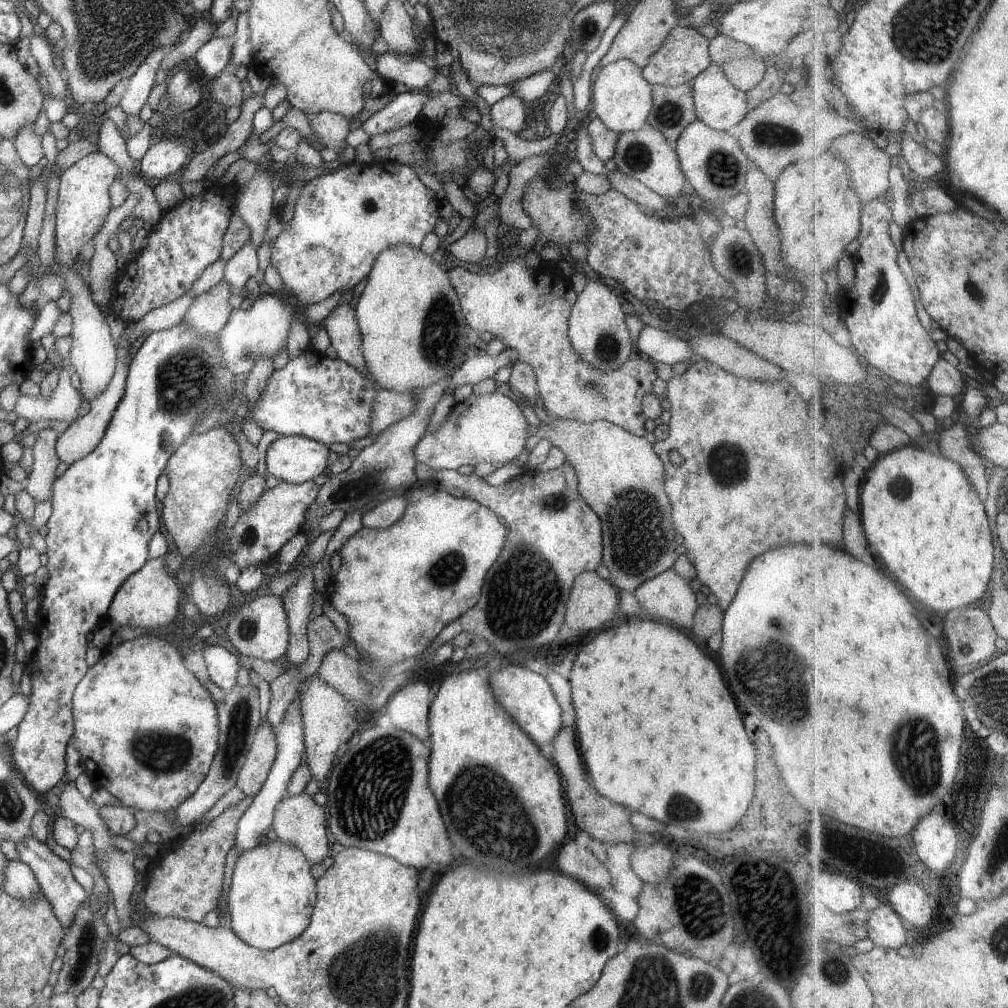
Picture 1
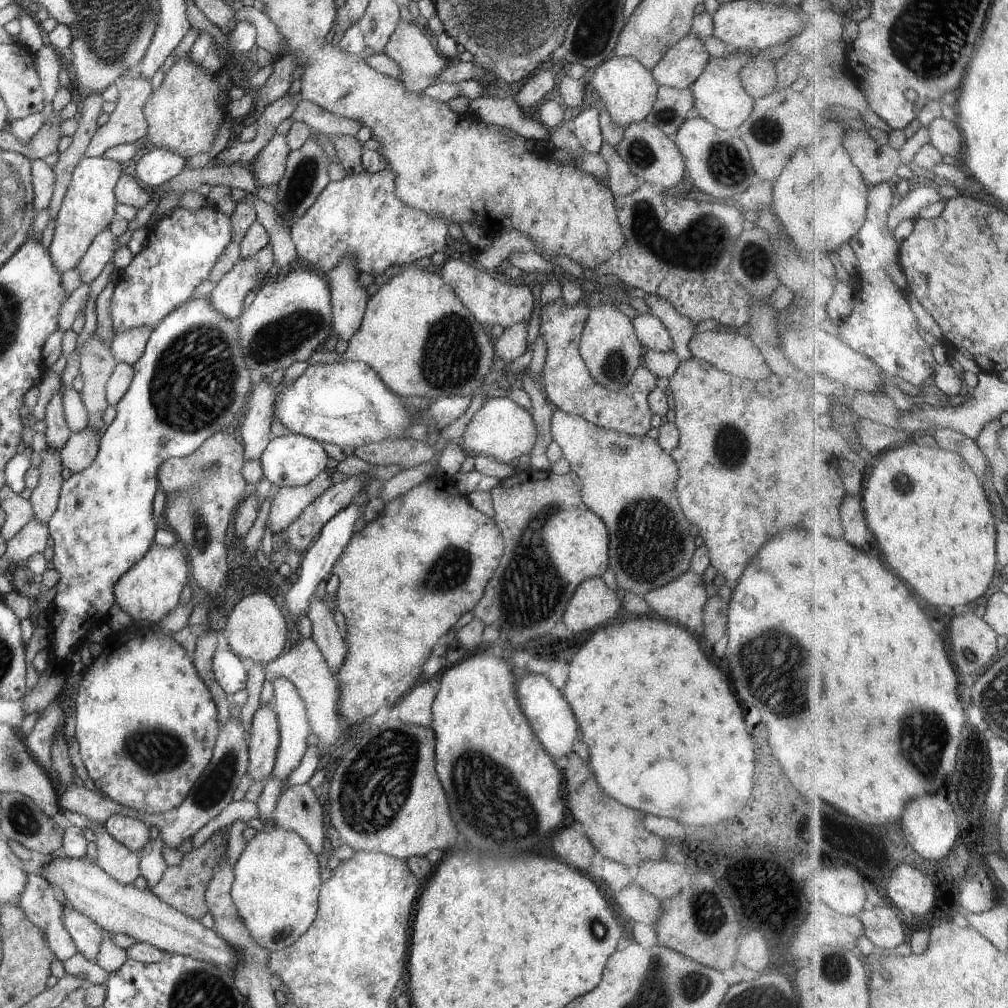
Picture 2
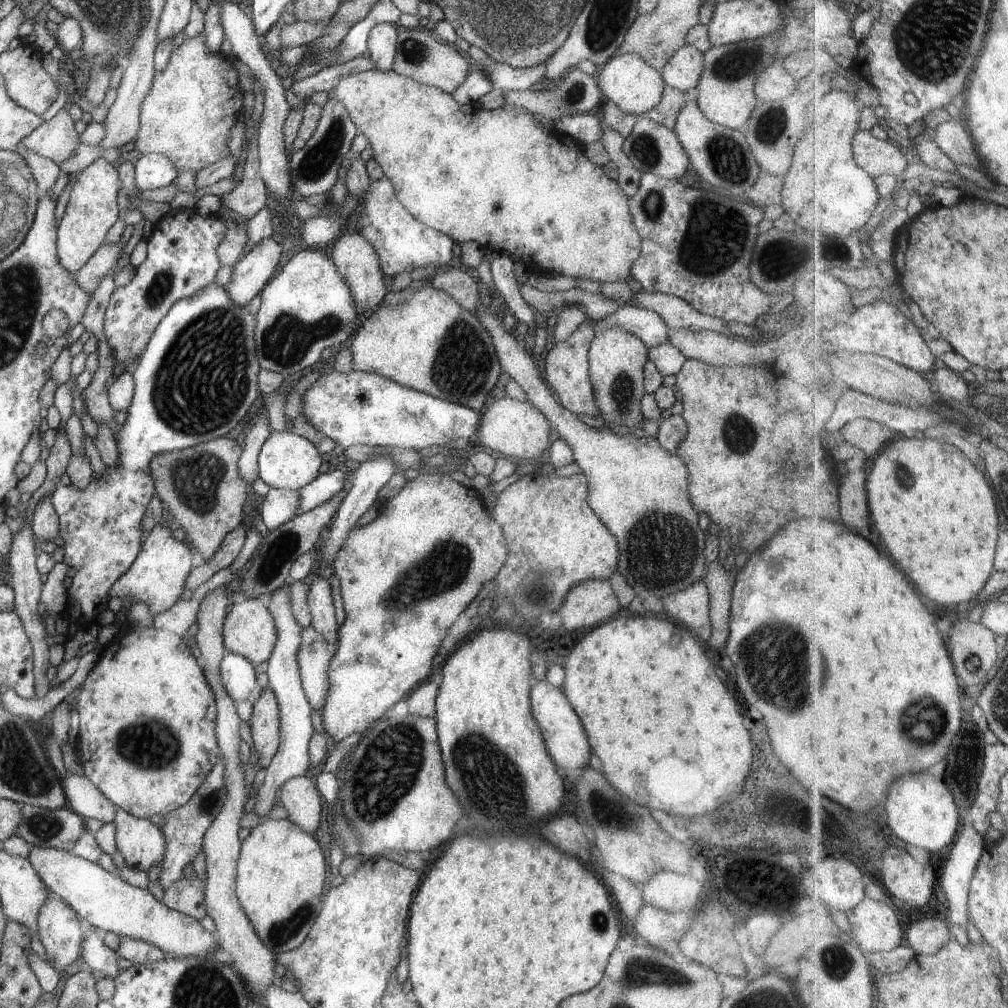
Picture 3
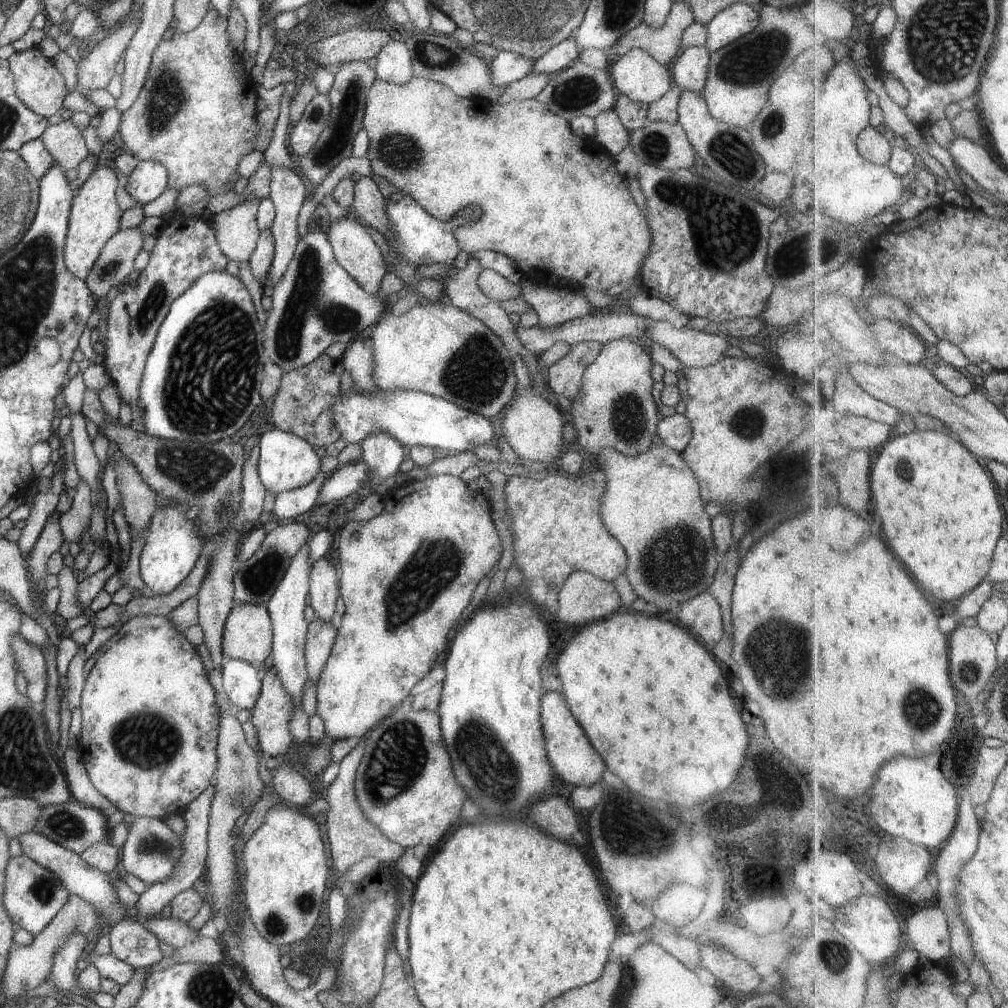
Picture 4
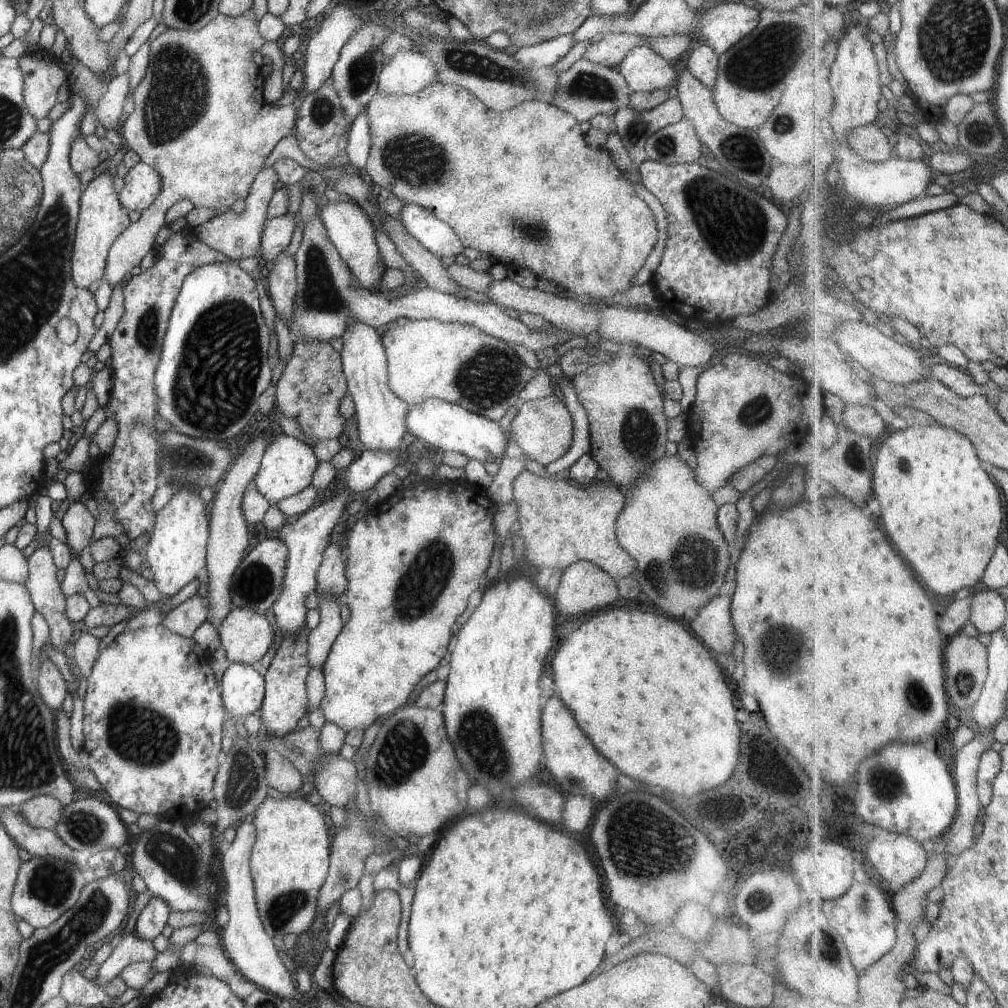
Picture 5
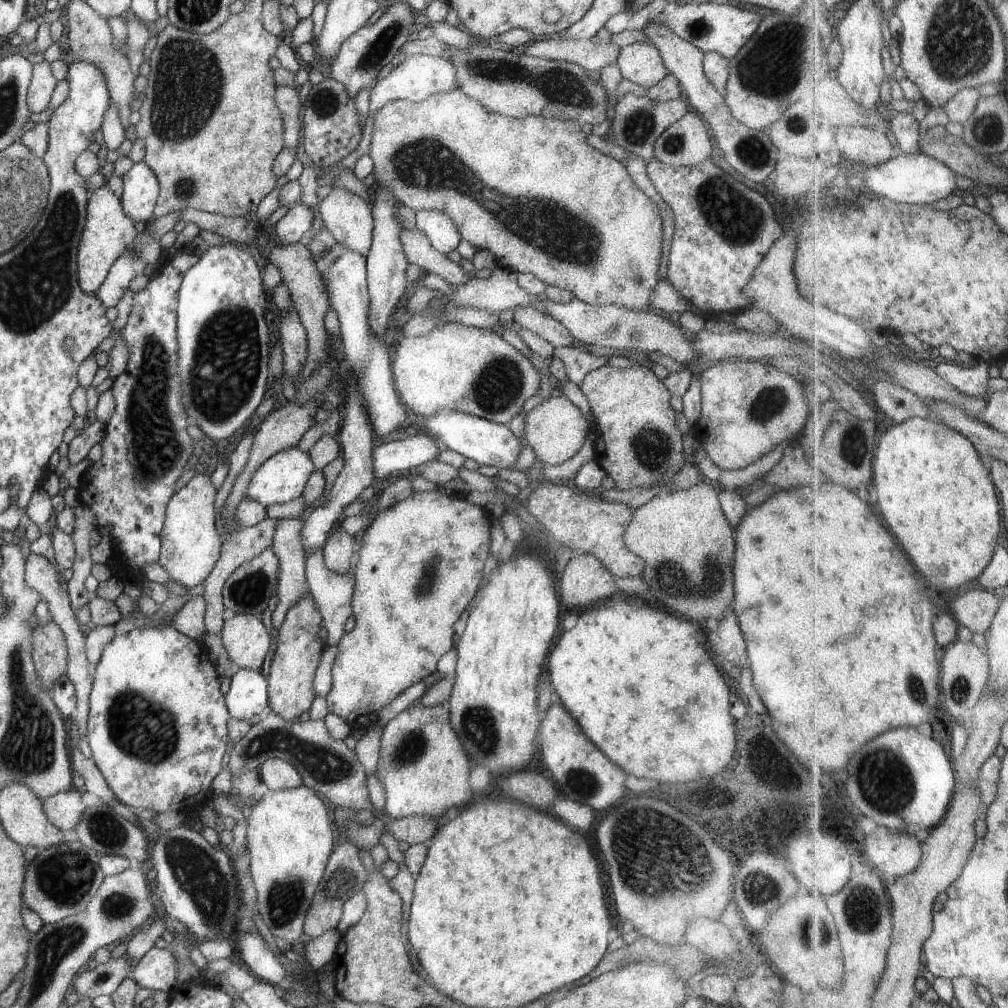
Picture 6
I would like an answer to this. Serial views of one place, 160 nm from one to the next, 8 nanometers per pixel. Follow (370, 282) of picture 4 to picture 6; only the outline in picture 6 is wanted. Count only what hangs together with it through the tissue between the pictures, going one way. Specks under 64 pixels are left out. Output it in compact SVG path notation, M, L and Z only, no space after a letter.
M335 188L319 201L323 228L333 240L351 252L366 257L372 242L373 218L359 196L345 188Z

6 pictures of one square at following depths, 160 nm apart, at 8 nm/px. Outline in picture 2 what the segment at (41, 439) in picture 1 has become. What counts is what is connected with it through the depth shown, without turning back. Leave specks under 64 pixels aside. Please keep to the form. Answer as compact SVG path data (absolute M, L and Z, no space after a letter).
M47 447L40 454L42 462L37 467L40 472L38 481L31 489L28 500L34 514L33 518L47 525L58 501L60 484L62 483L60 475L62 464L57 451L51 451Z

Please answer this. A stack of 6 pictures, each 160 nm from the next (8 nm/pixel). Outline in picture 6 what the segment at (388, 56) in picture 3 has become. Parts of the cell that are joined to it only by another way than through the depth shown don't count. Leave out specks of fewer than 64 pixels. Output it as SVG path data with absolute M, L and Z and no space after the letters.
M412 55L403 60L391 72L379 81L373 83L370 89L369 112L379 110L381 106L393 100L407 100L420 102L423 98L439 92L448 92L457 89L455 70L447 57L431 57L426 55Z

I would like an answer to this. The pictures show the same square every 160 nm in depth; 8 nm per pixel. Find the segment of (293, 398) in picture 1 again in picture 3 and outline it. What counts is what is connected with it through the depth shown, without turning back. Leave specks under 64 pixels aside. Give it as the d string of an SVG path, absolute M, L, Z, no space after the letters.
M332 368L321 373L321 376L304 392L295 413L303 413L309 425L314 426L317 432L334 440L344 449L351 445L397 447L407 450L419 450L426 446L445 448L445 442L449 442L451 438L463 438L463 440L475 438L479 422L479 413L469 407L414 391L375 373L351 370L345 374Z

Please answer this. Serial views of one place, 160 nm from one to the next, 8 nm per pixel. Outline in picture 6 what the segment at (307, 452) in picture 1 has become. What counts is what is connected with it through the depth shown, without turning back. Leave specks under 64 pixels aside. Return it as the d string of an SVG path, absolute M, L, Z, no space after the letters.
M296 446L279 450L270 458L267 458L253 472L243 497L251 498L254 502L259 502L259 504L265 507L288 502L302 495L307 478L309 478L313 470L313 464L307 452L301 452Z

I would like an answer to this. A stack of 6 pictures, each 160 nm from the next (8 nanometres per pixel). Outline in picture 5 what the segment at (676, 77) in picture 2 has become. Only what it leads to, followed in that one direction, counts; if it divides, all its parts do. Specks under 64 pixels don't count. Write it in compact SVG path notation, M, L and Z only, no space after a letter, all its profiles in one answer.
M702 41L692 46L692 52L687 58L685 70L705 88L711 90L715 84L715 70L717 69L716 53Z

